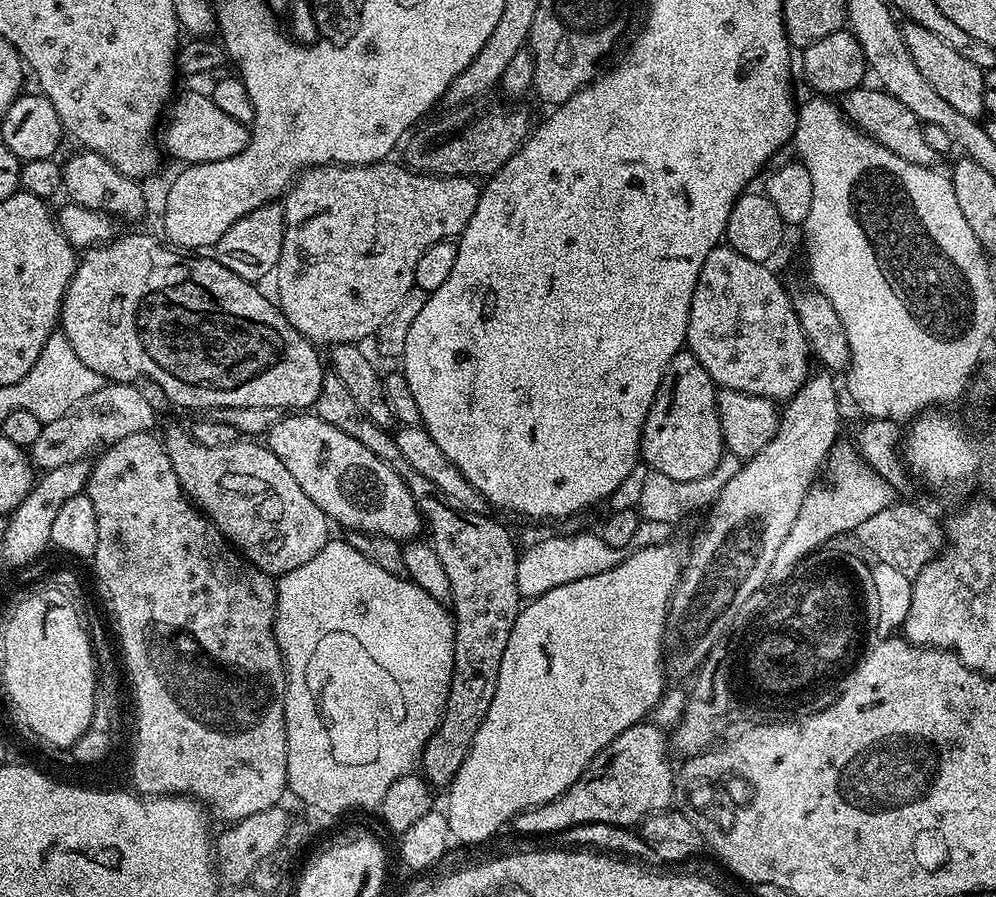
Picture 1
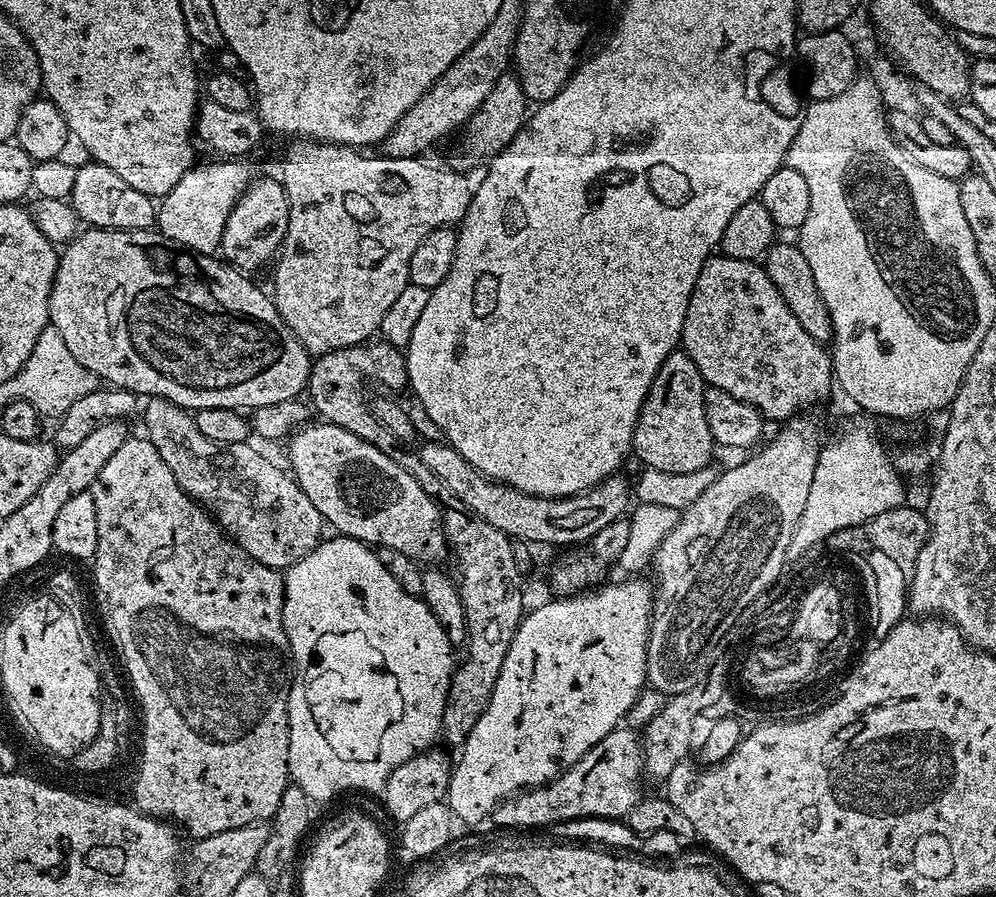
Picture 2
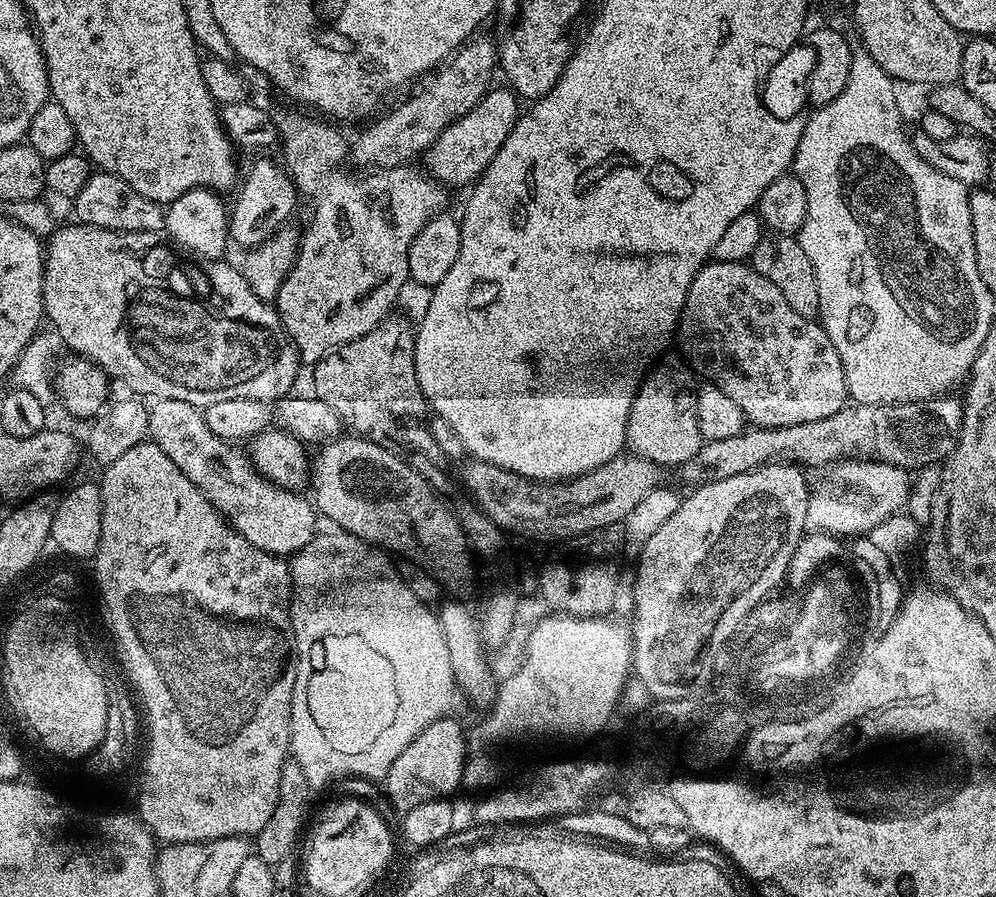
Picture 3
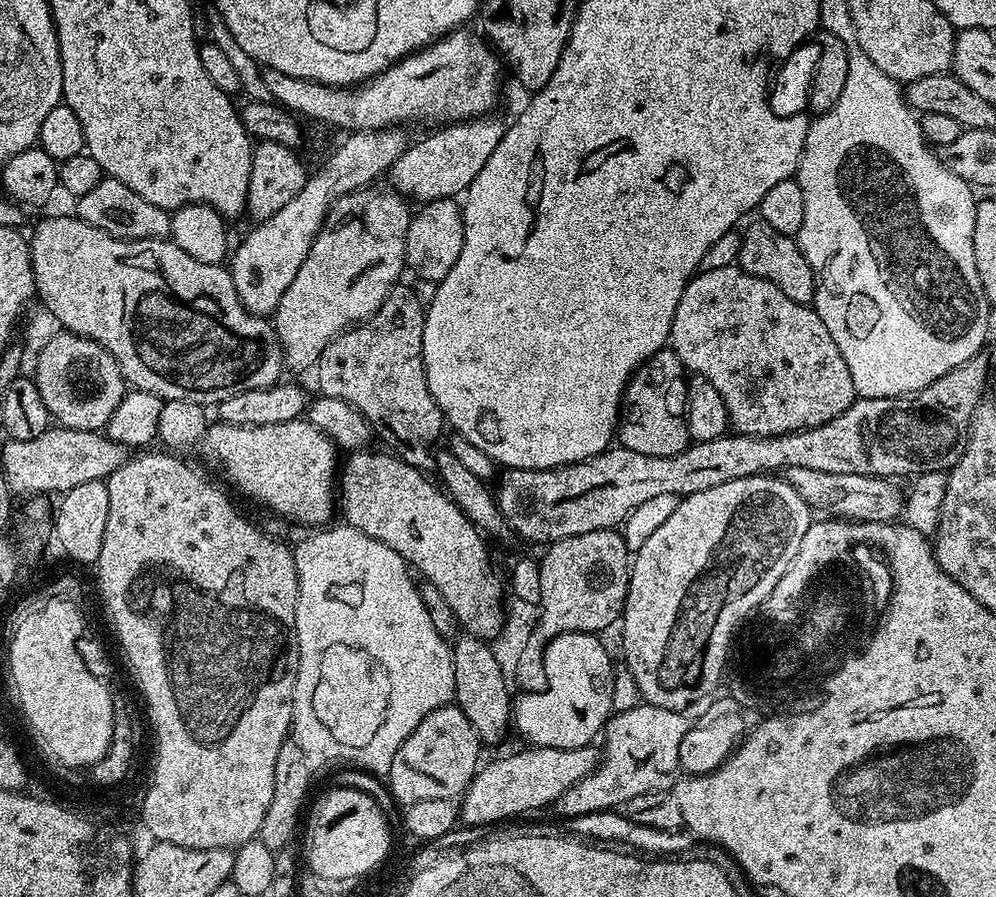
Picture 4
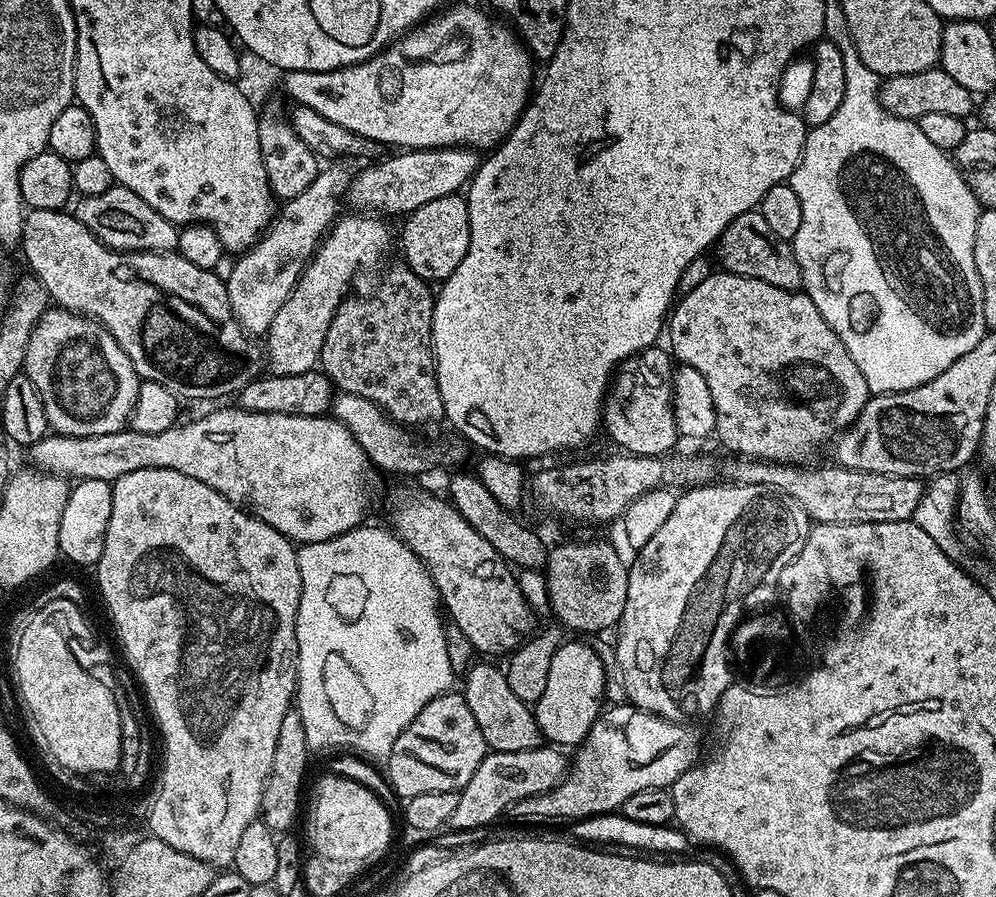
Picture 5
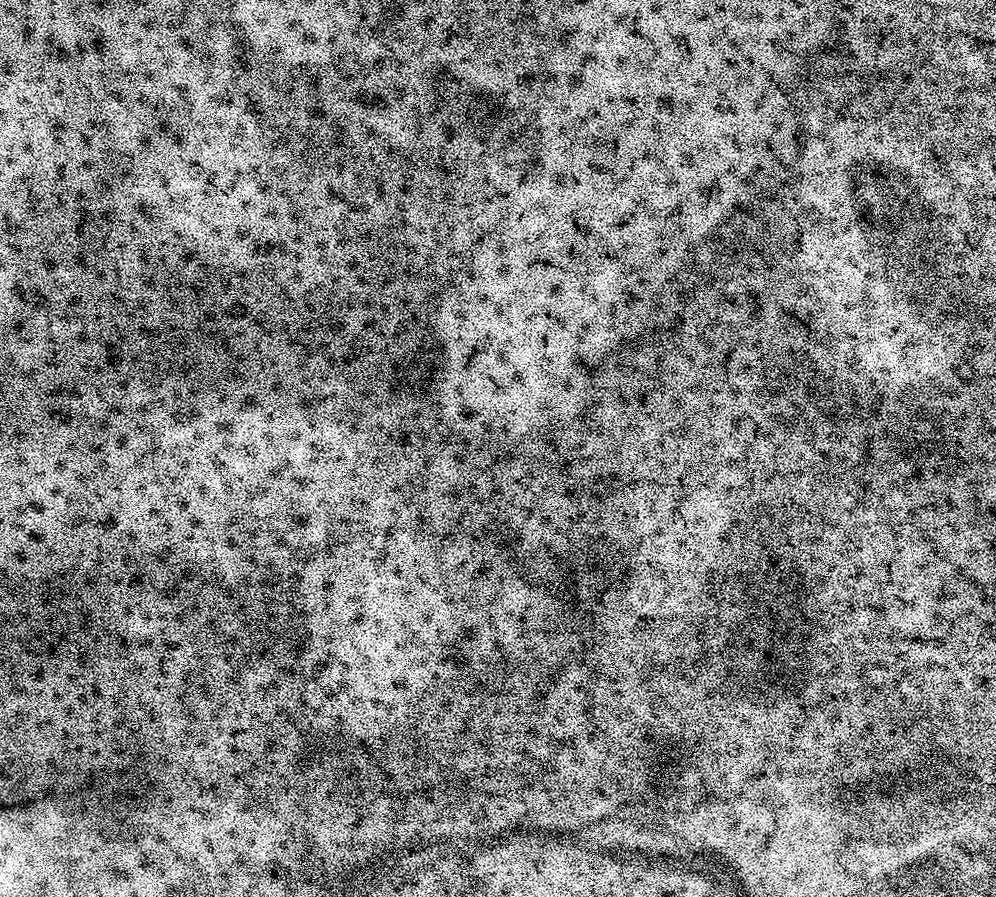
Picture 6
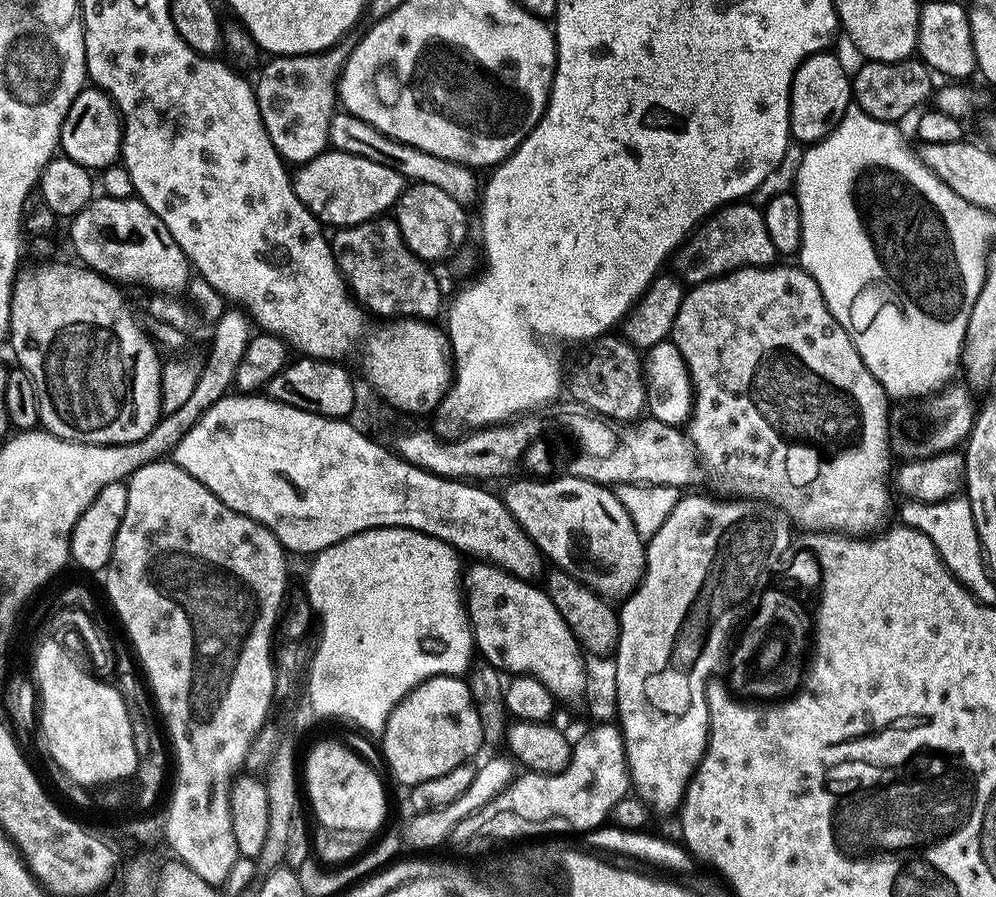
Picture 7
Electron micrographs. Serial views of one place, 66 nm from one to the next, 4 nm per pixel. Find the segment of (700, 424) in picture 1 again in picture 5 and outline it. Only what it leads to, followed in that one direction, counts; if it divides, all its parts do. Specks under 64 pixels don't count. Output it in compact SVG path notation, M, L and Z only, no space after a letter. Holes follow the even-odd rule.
M653 346L636 353L630 361L632 380L617 375L610 392L614 397L628 396L617 404L605 403L602 408L602 428L617 444L617 449L634 456L666 456L678 441L674 410L672 409L672 374L674 360L667 347Z

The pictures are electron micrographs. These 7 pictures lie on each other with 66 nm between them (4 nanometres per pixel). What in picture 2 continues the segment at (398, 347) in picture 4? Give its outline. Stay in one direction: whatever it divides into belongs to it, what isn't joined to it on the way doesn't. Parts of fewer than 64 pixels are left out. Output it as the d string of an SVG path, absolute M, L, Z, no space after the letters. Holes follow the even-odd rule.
M376 343L357 344L355 348L339 348L315 357L312 360L306 389L307 399L315 415L316 412L320 415L317 417L334 426L342 426L342 430L350 430L350 434L358 434L358 438L363 440L372 440L374 436L372 431L377 431L378 428L366 396L364 400L364 380L373 380L374 383L381 384L384 387L381 389L384 390L408 388L408 365L405 353L401 349L399 352L392 344ZM340 408L344 408L344 416L340 416Z

